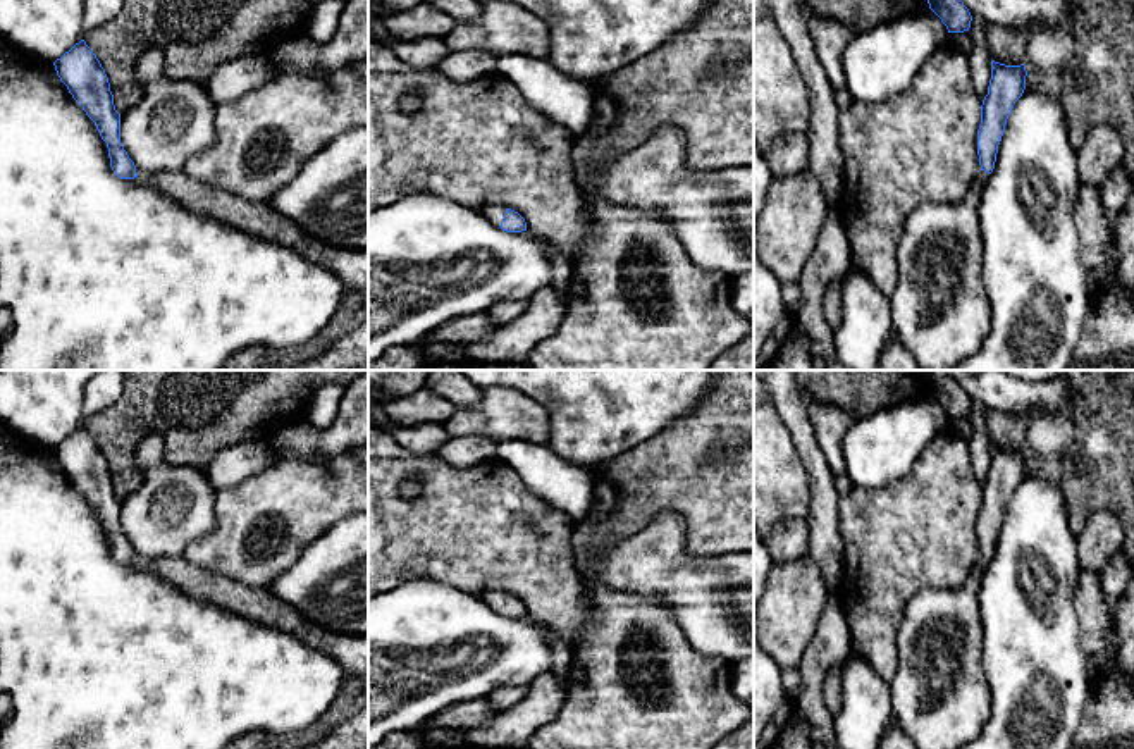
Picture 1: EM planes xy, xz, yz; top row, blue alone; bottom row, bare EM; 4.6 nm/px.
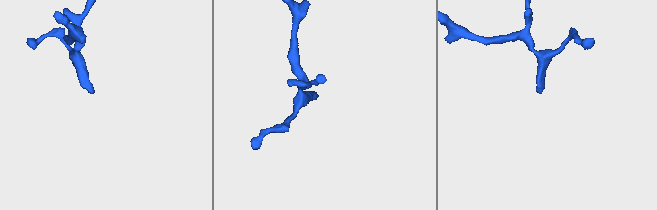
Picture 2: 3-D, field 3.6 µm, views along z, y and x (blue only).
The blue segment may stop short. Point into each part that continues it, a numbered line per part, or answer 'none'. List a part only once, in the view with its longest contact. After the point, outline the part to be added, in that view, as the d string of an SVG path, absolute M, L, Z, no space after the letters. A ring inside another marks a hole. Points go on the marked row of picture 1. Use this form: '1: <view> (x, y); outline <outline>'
1: xz (494, 214); outline M484 205L480 207L482 215L496 227L501 227L501 222L506 214L504 205Z

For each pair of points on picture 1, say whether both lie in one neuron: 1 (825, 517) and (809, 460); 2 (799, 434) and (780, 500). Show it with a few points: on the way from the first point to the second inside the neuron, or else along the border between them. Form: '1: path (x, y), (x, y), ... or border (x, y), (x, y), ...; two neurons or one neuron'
1: path (823, 503), (819, 474); one neuron
2: border (776, 410), (792, 438), (809, 484); two neurons

